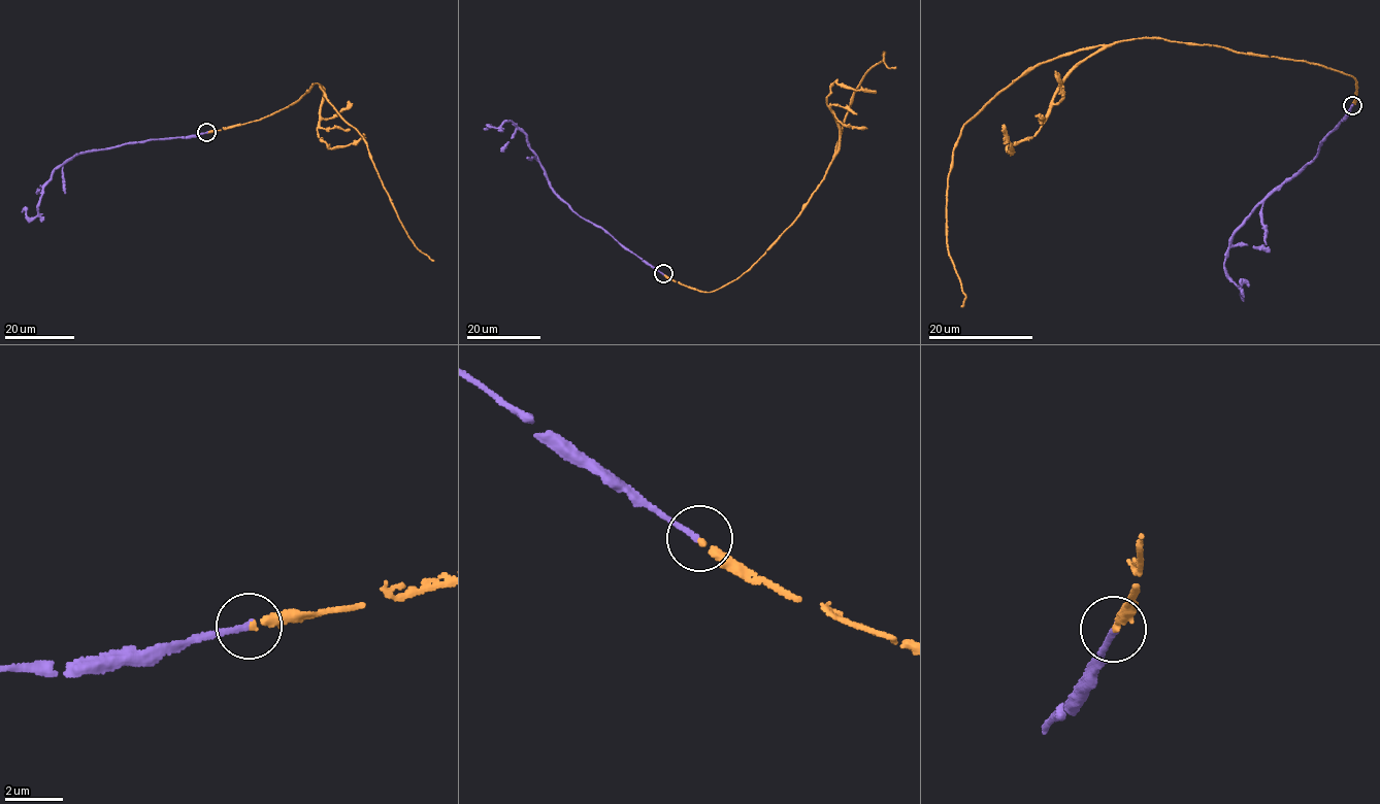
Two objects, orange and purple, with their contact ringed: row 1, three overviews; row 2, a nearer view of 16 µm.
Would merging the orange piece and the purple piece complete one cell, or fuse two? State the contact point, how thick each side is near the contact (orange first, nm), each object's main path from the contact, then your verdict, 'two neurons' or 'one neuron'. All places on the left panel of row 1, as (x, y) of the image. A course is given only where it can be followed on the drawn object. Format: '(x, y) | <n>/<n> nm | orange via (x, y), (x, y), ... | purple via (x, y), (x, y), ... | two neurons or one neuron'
(206, 132) | 240/200 nm | orange via (206, 132), (265, 118), (296, 102), (318, 84), (363, 138), (414, 245), (433, 261) | purple via (206, 132), (128, 142), (66, 159), (43, 187), (37, 214), (29, 219), (22, 212) | one neuron

